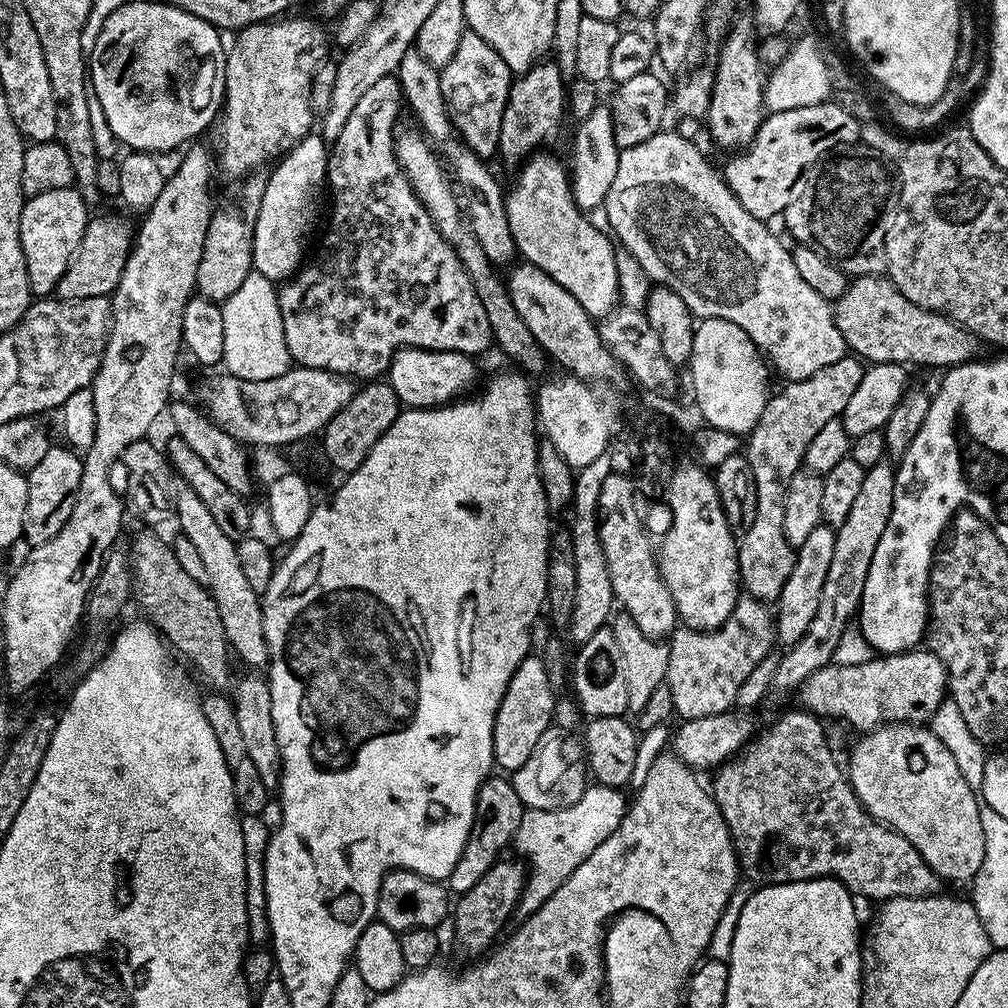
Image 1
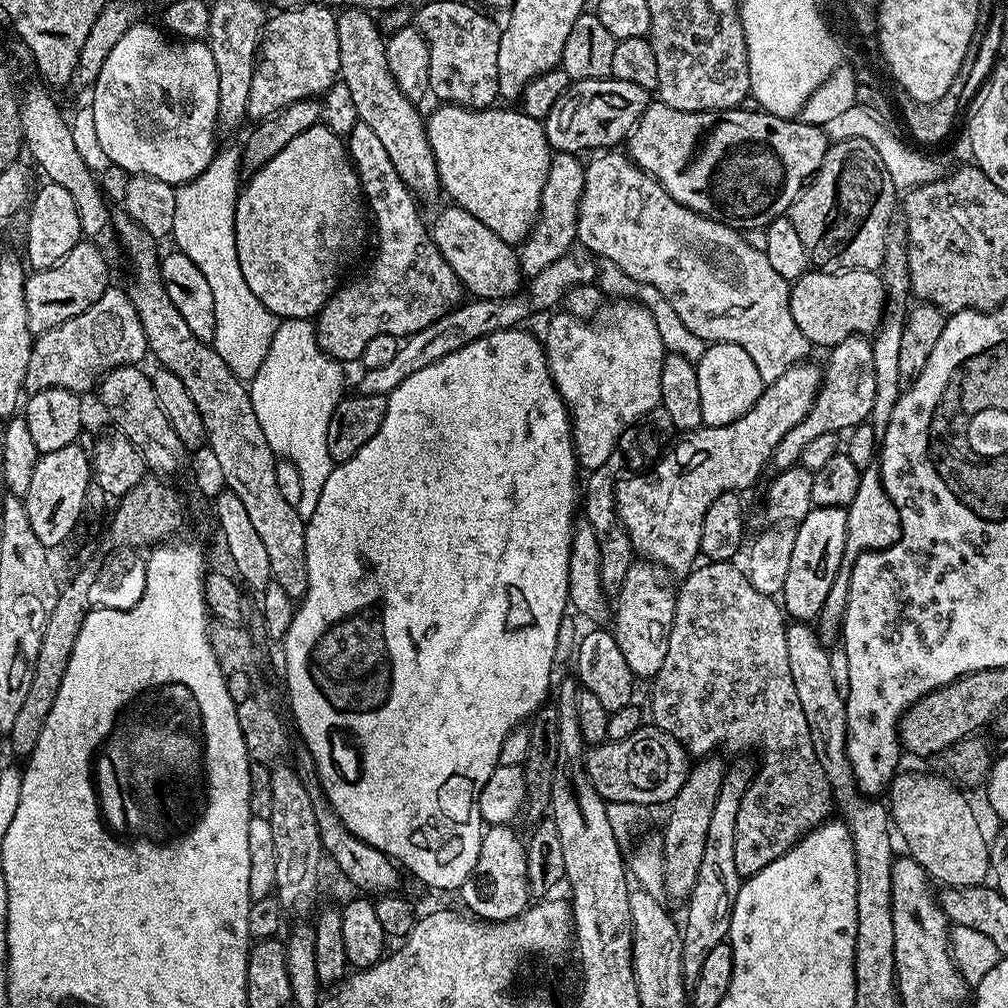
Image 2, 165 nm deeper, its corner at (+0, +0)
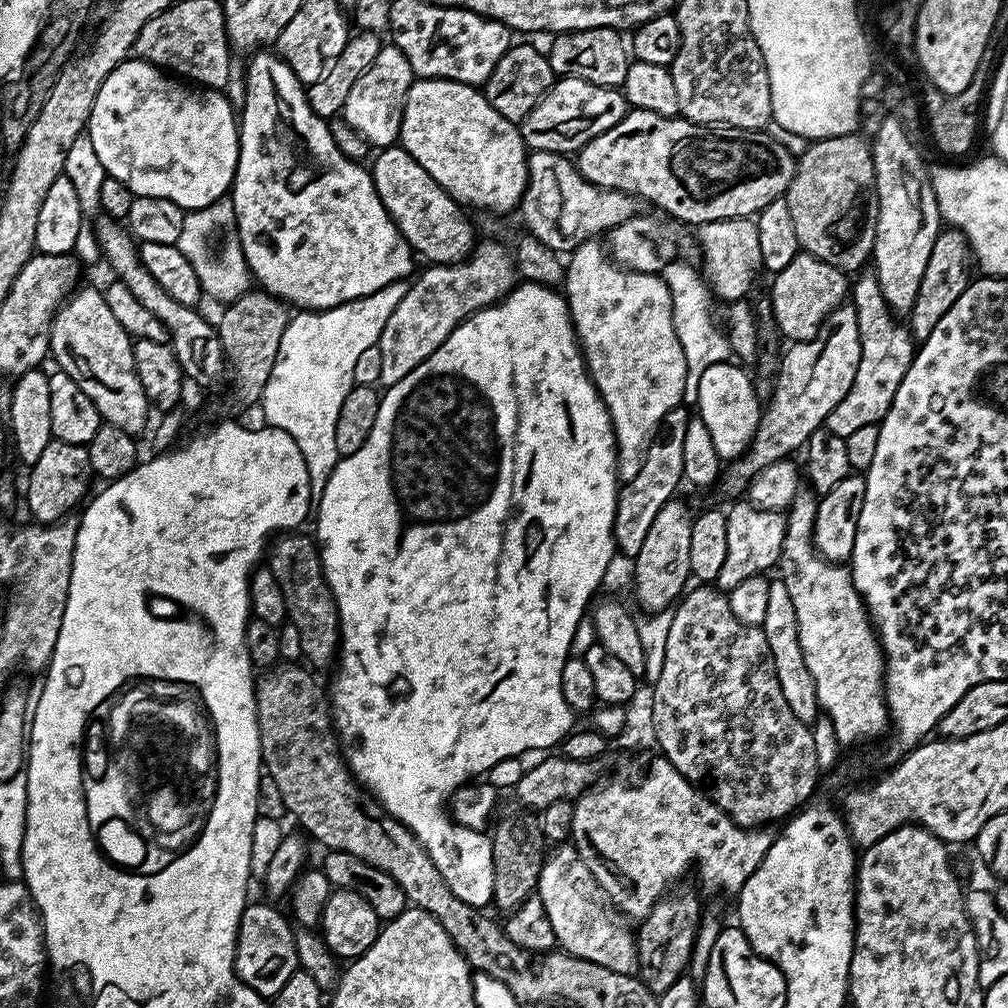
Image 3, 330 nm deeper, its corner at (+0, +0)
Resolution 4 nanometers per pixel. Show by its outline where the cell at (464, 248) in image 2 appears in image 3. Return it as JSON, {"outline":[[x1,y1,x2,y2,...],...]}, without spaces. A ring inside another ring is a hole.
{"outline":[[381,148,375,156,370,171,378,198,382,198,382,206,386,206,390,218,413,253,420,255,421,252,432,264,457,264,469,256,474,247,474,224,464,217,465,209,453,200,452,195,442,190,442,186,438,186,438,182,434,182,434,178,430,178,430,174,426,174,418,162,414,162,405,148]]}

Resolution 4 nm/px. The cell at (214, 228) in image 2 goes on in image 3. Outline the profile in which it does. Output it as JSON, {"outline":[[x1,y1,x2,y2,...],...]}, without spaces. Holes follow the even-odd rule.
{"outline":[[231,199,216,200,205,208,193,208,185,211,182,222,182,234,178,234,176,247,186,254,190,266,194,266,194,274,198,274,201,293,212,300,217,300,220,306,227,306,233,300,246,294,254,284,252,273,248,270,248,263,240,249,240,240,235,234,229,235,224,244,224,250,215,252,211,240,215,238,219,228,235,225,236,215]]}

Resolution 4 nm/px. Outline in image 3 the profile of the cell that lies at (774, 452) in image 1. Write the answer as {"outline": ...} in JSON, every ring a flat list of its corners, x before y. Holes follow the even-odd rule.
{"outline":[[857,275,850,288,850,303,856,310,860,335,860,357,858,370,854,374,854,386,850,386,846,398,830,410,826,421,826,427,842,437,854,434,854,430,862,426,879,424,883,420,894,402,894,394,898,394,902,378,906,378,906,370,910,370,914,355,912,333,901,321,900,324,896,321,899,319,882,298,875,275,864,275]]}

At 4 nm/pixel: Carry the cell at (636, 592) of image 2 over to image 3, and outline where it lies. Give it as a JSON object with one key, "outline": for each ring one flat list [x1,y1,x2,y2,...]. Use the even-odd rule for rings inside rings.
{"outline":[[673,498,658,510,646,539,642,541,642,550,634,558,632,580,636,583,636,600,651,614,671,609,679,601,682,593,689,587,690,570,690,530,694,519,693,509,688,509]]}

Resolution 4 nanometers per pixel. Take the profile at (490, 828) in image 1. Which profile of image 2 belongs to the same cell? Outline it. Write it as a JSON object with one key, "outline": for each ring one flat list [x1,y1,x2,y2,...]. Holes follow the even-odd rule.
{"outline":[[493,824,485,827,478,862,458,889,458,896,464,899,473,917,484,922,512,920,530,907,528,890,528,853,525,841,507,824]]}

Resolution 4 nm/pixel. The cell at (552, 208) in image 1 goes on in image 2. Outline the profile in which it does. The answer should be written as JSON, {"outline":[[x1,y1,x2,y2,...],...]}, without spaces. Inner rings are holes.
{"outline":[[451,102,441,103,440,108,436,108,432,113,427,113,426,127,428,130,428,141,430,142,430,150,434,150,434,158,438,166,438,174,440,175,440,184,443,191,448,191,448,196,453,205,457,208,465,208,470,214,474,214,474,218,478,218,478,222,482,222,482,226,490,226,490,230,494,230,494,234,498,234,498,238,502,238,507,244,519,246,524,243,532,228,536,224,536,216,540,212,540,203,542,202,542,188,546,186,546,174,550,170,550,162,553,158,552,147,548,145,548,139,544,133,544,125,539,120,530,118,524,111,516,110,516,112,507,112,501,106,493,106,491,108,463,108,460,104]]}

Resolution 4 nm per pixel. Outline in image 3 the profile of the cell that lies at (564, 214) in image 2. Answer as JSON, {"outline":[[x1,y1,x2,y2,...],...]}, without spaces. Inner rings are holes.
{"outline":[[484,238,473,247,469,256,457,264,432,264,408,284,408,293,394,306,378,344,381,353,379,383,396,385,434,352,465,318,478,310,503,300,518,283,513,253,496,240]]}

